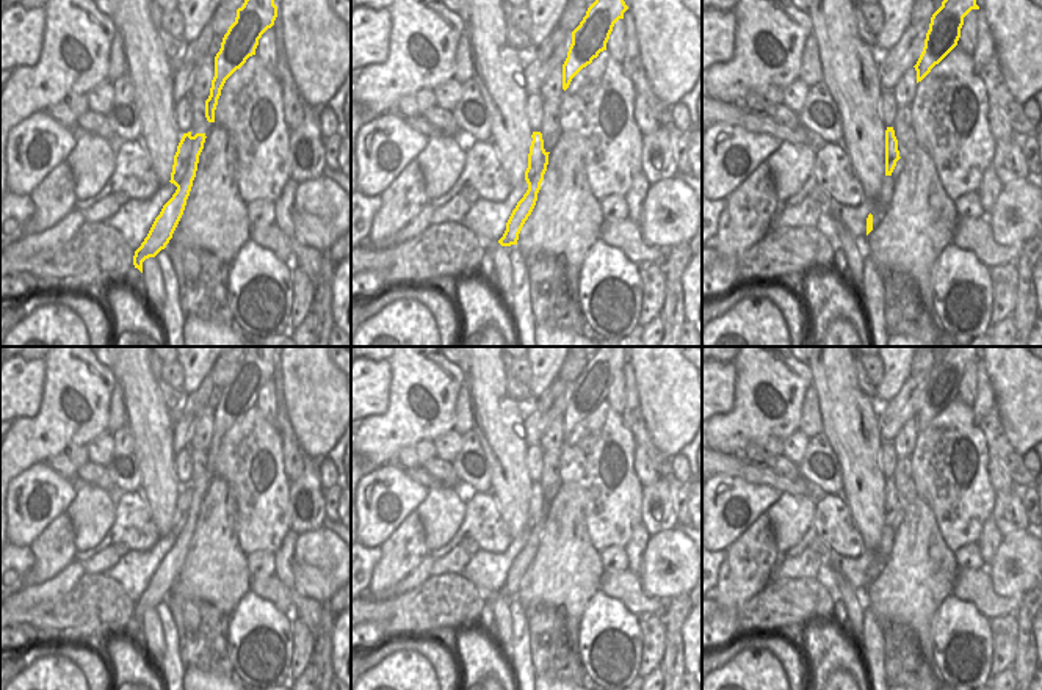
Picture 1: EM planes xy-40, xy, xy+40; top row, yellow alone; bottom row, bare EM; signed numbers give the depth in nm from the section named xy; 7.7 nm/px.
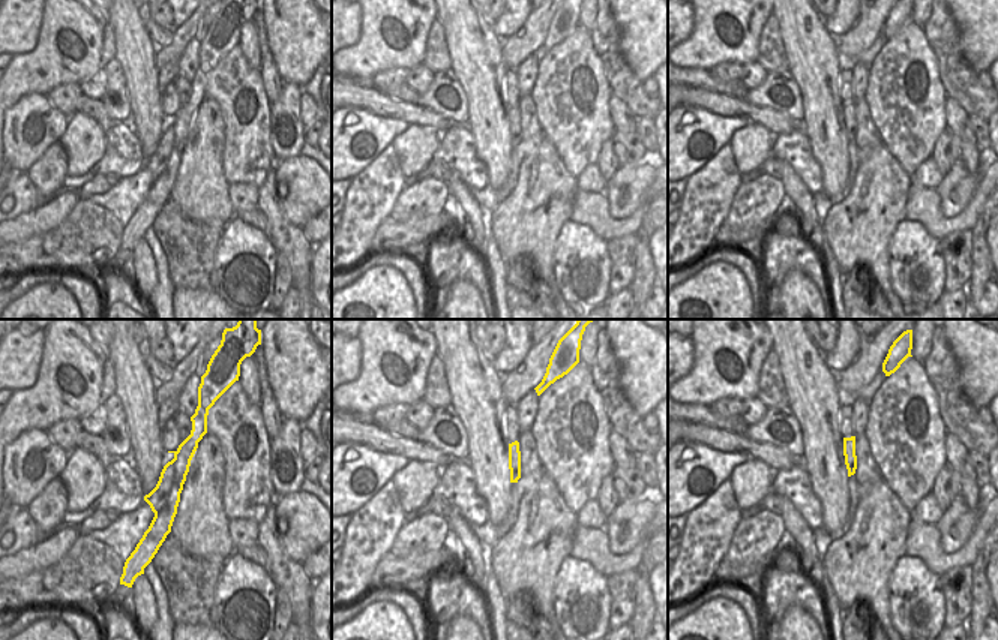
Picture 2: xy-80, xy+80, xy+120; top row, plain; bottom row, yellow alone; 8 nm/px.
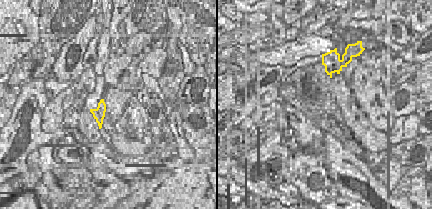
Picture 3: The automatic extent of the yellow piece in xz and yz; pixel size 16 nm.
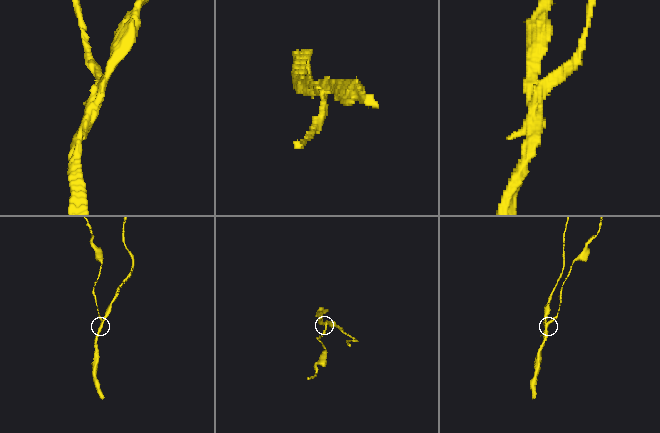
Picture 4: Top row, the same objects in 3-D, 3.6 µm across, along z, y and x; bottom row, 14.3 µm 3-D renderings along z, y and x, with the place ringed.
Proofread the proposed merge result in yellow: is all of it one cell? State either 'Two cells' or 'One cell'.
Two cells

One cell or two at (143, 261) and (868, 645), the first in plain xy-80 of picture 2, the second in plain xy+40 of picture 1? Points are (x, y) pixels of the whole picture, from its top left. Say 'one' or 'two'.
two

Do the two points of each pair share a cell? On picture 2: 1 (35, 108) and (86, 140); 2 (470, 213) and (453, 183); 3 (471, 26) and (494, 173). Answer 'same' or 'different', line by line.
1: different
2: same
3: same

